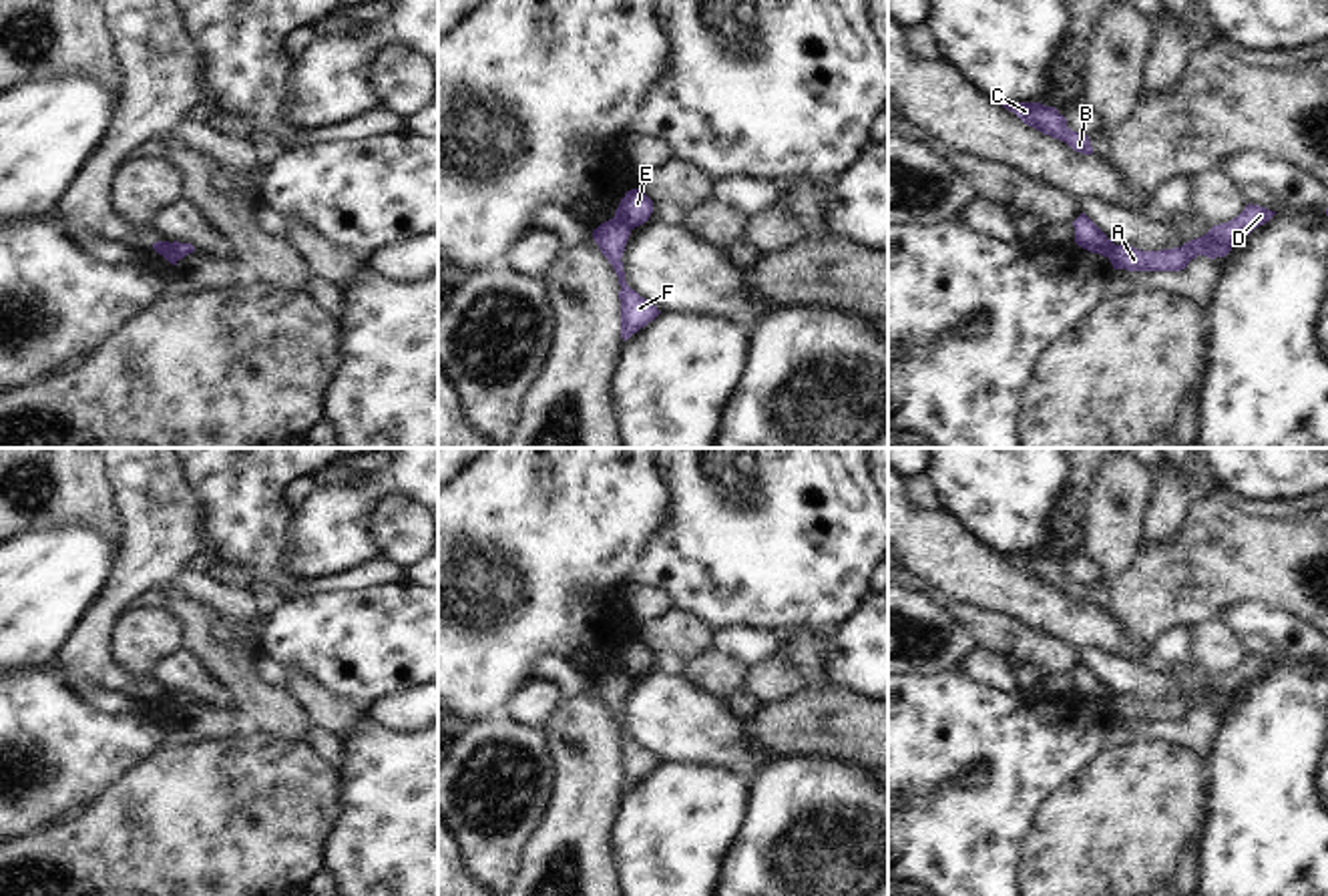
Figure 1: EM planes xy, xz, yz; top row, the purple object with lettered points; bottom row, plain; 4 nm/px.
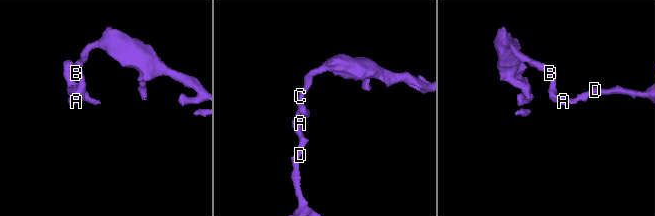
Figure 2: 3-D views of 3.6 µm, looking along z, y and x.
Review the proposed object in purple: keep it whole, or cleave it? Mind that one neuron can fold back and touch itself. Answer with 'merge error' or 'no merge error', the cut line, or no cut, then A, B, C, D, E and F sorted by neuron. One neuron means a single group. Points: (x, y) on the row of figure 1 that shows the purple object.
merge error; cut xy (167, 244), (177, 260); groups A D F / B C E

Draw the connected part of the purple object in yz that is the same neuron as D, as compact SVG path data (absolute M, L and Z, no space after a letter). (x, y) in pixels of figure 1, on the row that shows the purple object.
M1250 203L1232 221L1213 225L1205 235L1191 239L1181 247L1141 251L1131 245L1115 245L1109 261L1113 269L1127 271L1181 271L1197 255L1205 255L1209 259L1226 257L1236 241L1268 223L1274 215L1276 211Z

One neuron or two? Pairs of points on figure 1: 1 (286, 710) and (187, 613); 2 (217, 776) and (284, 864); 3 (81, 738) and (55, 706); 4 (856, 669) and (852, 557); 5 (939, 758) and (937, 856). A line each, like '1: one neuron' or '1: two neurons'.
1: one neuron
2: one neuron
3: one neuron
4: two neurons
5: one neuron

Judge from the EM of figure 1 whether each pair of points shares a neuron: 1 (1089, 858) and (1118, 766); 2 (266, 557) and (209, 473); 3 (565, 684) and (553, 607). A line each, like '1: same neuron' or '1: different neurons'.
1: same neuron
2: same neuron
3: different neurons

